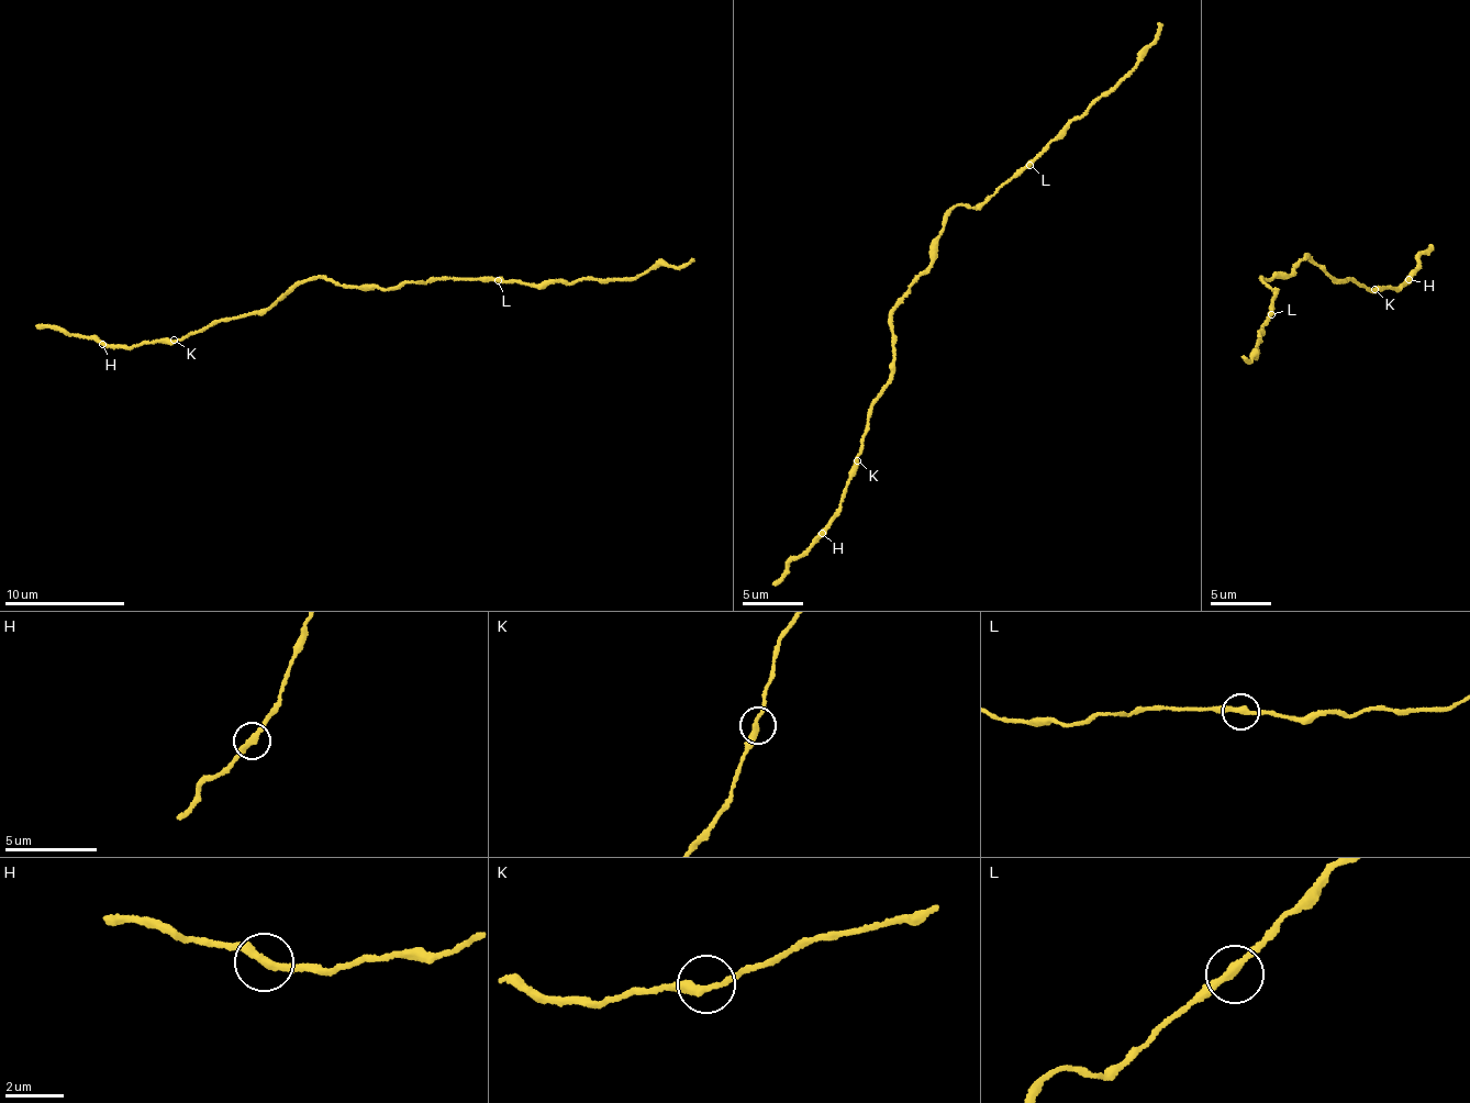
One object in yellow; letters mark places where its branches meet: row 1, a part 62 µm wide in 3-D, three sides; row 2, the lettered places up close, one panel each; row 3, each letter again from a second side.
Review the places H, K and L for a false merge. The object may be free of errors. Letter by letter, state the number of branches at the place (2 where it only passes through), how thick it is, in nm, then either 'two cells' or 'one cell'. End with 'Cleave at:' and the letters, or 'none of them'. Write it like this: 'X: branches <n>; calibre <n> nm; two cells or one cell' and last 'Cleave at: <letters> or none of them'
H: branches 2; calibre 280 nm; one cell
K: branches 2; calibre 280 nm; one cell
L: branches 2; calibre 280 nm; one cell
Cleave at: none of them

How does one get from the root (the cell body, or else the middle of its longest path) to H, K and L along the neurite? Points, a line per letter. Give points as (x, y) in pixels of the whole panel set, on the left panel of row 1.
H: (349, 287), (309, 278), (265, 310), (226, 318), (193, 335), (152, 341), (134, 348), (102, 343)
K: (349, 287), (309, 278), (265, 310), (238, 314), (193, 335), (174, 340)
L: (349, 287), (389, 290), (404, 281), (422, 279), (498, 280)

